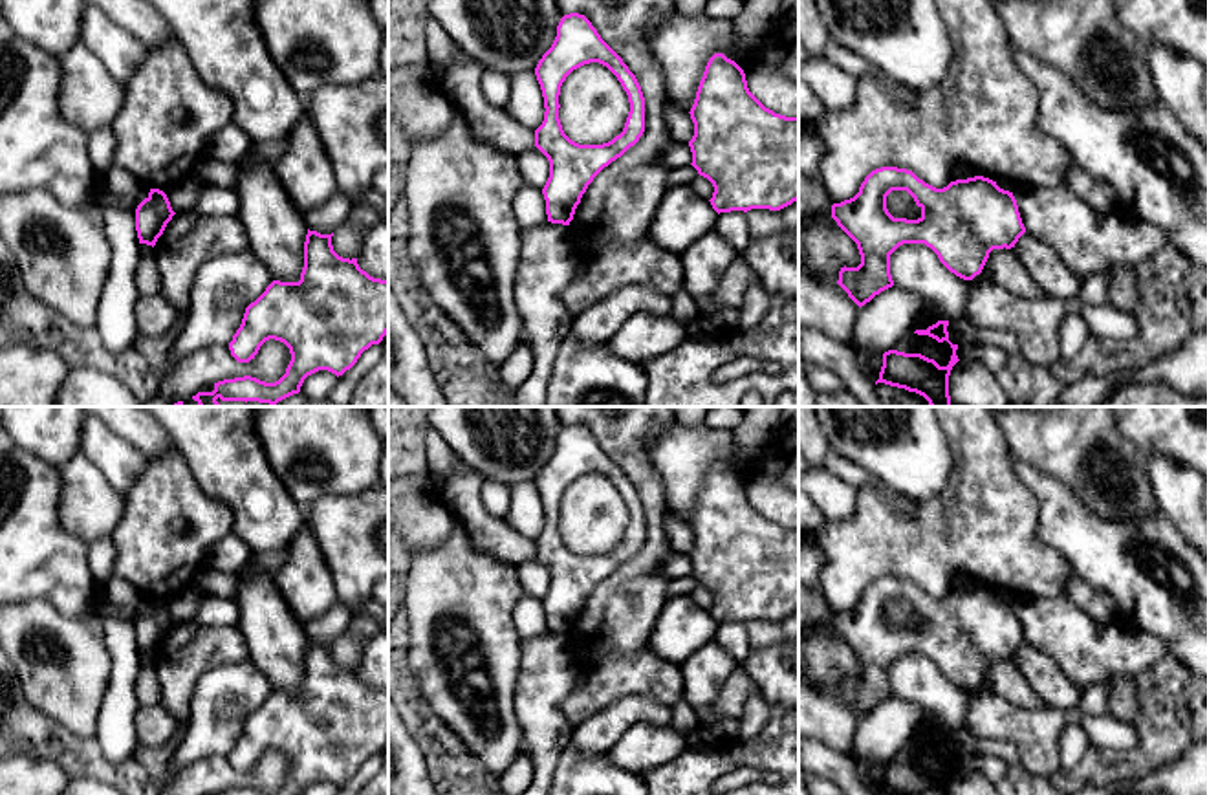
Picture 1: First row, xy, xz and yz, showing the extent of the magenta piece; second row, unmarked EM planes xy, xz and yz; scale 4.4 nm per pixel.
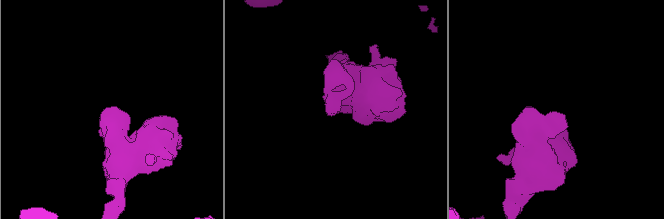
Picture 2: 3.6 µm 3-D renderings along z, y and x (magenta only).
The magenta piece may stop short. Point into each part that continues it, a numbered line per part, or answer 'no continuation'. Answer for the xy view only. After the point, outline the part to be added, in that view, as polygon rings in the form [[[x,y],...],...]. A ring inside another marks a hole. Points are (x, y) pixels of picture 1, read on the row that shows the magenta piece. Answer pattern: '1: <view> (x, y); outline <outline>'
no continuation

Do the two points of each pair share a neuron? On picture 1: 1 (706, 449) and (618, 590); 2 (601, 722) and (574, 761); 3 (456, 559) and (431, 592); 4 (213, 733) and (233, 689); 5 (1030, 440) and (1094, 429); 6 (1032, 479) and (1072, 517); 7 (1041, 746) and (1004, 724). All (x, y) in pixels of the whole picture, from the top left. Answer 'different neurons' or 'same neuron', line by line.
1: different neurons
2: different neurons
3: same neuron
4: same neuron
5: same neuron
6: same neuron
7: same neuron

